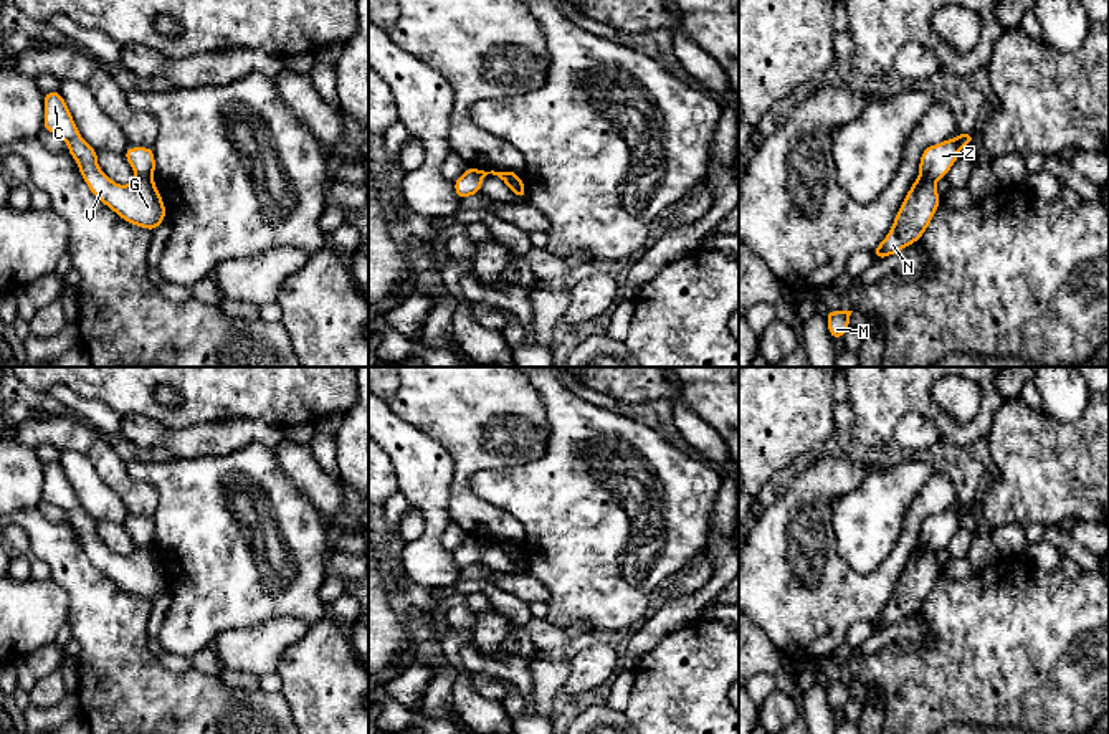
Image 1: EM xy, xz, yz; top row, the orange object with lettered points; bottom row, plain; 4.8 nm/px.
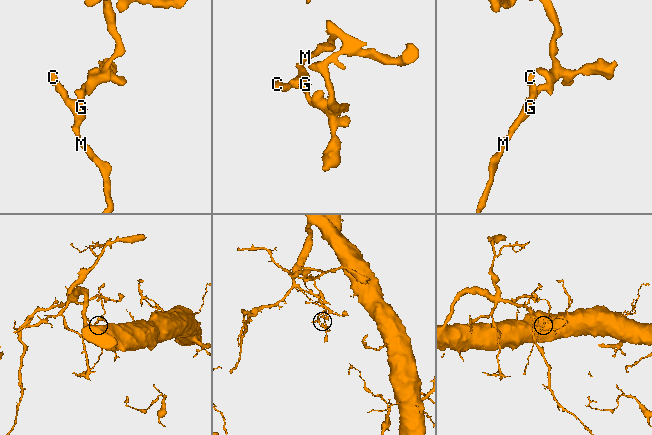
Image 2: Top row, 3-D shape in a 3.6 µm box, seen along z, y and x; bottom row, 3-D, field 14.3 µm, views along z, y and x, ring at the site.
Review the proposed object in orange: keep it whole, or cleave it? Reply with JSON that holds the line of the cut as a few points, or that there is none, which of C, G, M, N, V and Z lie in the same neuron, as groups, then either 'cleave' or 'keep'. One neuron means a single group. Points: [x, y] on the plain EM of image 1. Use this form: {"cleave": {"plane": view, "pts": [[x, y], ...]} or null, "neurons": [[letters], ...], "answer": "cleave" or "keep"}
{"cleave": {"plane": "xy", "pts": [[138, 546], [152, 551]]}, "neurons": [["C", "G", "M", "N", "V"], ["Z"]], "answer": "cleave"}

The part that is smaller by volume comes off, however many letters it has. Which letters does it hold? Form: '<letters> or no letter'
C, G, M, N, V

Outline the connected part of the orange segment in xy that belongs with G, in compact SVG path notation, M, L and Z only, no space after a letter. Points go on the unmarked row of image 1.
M43 463L43 469L43 499L59 506L68 514L69 526L79 536L79 544L93 565L124 592L154 603L167 587L162 565L154 550L137 547L129 555L111 550L98 536L98 521L81 508L61 463Z

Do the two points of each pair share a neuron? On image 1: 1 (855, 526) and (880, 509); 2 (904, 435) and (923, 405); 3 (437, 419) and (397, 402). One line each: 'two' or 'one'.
1: one
2: two
3: one

